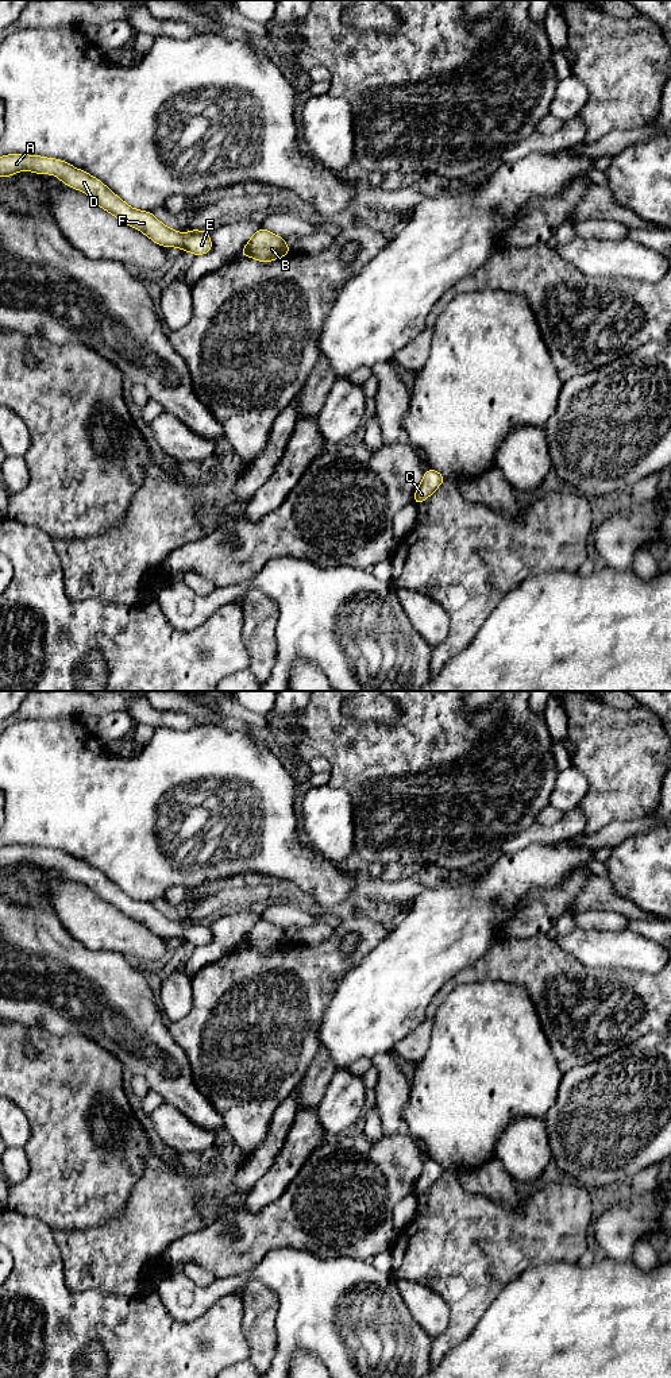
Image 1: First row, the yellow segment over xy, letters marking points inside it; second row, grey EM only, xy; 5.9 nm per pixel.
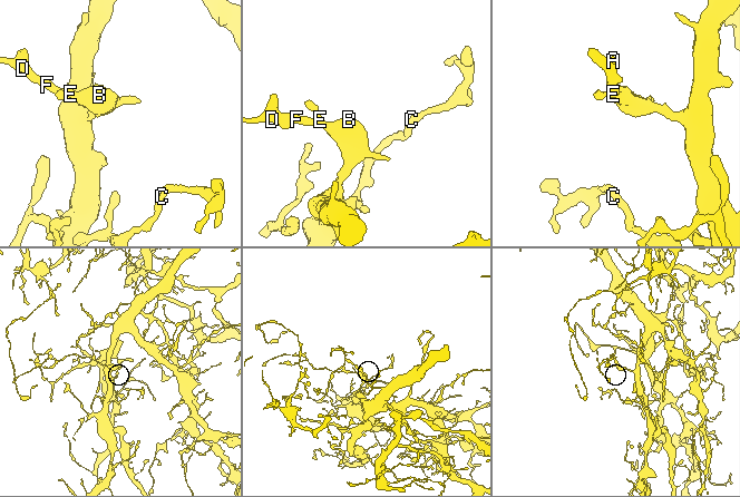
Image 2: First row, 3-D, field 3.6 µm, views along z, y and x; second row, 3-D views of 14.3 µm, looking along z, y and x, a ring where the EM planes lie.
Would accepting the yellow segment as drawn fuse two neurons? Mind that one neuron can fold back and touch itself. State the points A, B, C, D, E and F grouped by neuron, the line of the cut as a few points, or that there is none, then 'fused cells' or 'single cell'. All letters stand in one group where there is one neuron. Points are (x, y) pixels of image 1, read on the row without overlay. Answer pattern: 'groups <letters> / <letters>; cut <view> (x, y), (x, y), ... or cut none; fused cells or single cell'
groups A B C D E F; cut none; single cell

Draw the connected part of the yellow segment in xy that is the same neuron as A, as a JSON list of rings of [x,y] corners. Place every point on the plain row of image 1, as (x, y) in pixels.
[[[9,845],[0,848],[0,868],[11,868],[20,861],[36,865],[54,865],[68,877],[81,881],[124,915],[143,923],[147,929],[162,938],[180,938],[193,946],[204,946],[212,941],[209,925],[192,920],[188,925],[174,922],[155,910],[153,903],[138,902],[126,895],[105,875],[76,860],[61,850],[41,846]]]

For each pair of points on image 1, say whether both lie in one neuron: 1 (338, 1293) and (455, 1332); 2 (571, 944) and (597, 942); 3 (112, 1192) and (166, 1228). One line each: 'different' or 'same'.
1: different
2: same
3: different

